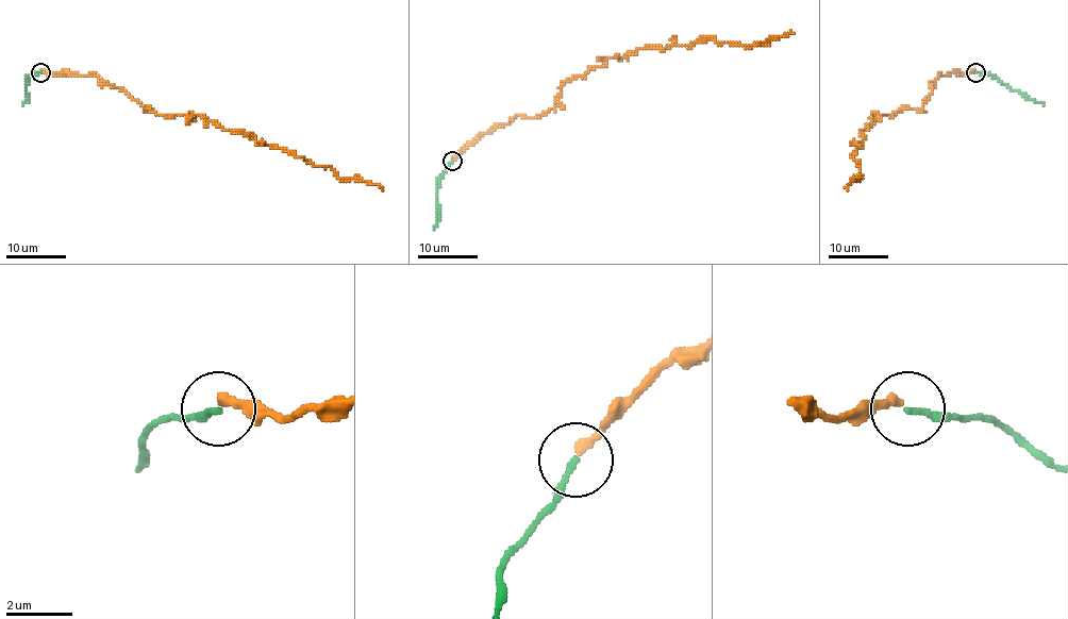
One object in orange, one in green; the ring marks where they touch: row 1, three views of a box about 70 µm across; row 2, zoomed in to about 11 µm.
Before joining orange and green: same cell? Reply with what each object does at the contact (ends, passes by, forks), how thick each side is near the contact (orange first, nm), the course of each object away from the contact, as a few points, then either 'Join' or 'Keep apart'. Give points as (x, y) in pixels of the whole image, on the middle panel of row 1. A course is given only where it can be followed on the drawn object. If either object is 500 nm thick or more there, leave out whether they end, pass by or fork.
At the ring orange ends. At the ring green ends. Thickness 280 nm (orange) against 180 nm. Course of orange: (453, 161), (516, 115), (537, 117), (555, 106), (566, 81), (604, 60), (713, 38), (749, 47), (794, 34). Course of green: (451, 161), (450, 168), (437, 182), (439, 221), (435, 230). Join

